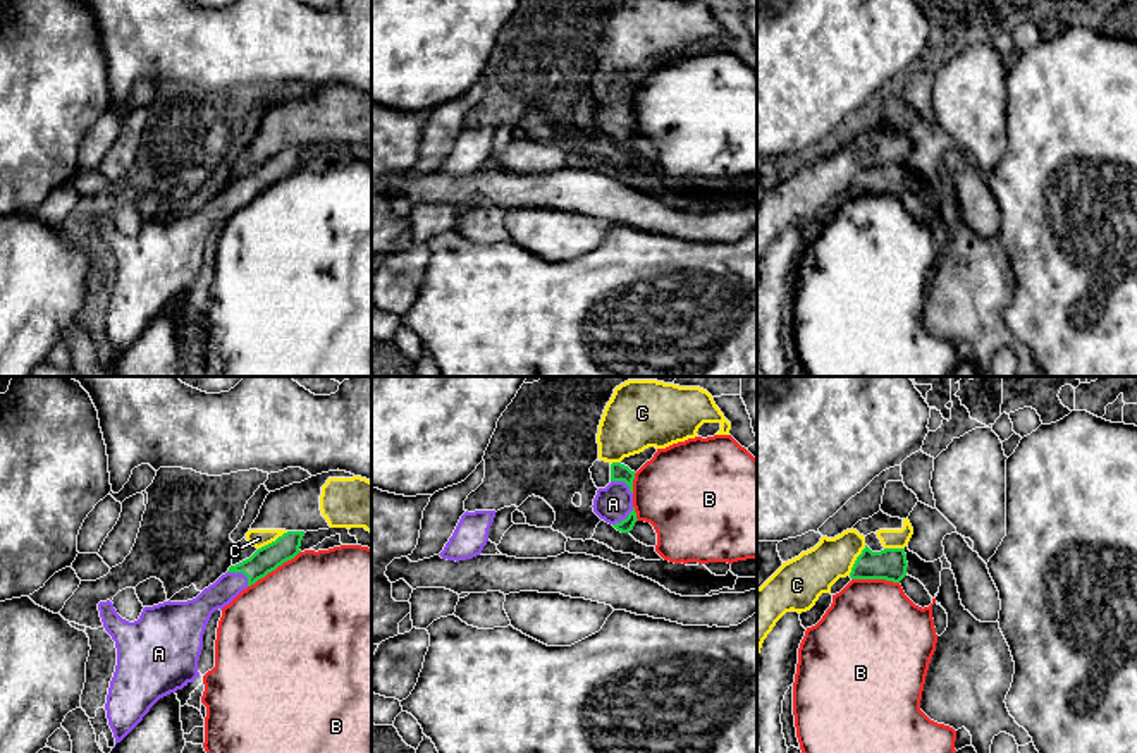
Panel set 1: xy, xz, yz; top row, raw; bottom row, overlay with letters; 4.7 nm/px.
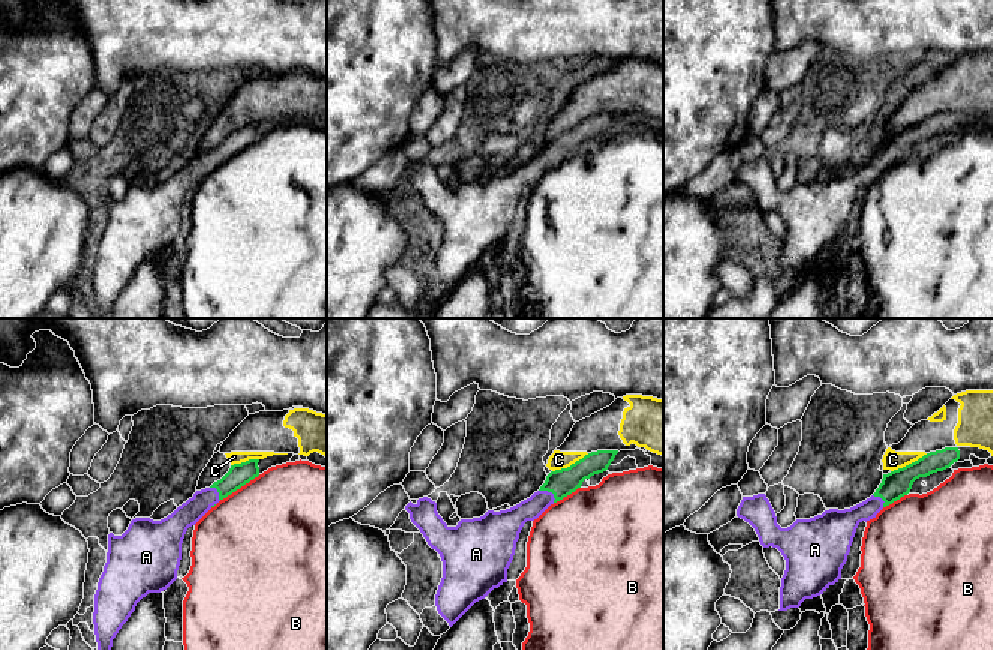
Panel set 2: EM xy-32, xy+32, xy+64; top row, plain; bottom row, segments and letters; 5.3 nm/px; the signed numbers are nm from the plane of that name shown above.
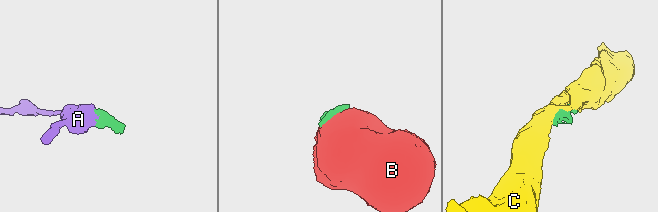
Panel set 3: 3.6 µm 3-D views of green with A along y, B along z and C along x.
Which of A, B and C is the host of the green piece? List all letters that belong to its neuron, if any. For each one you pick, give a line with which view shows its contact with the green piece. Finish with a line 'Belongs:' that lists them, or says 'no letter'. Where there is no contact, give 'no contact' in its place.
A: xy
Belongs: A

